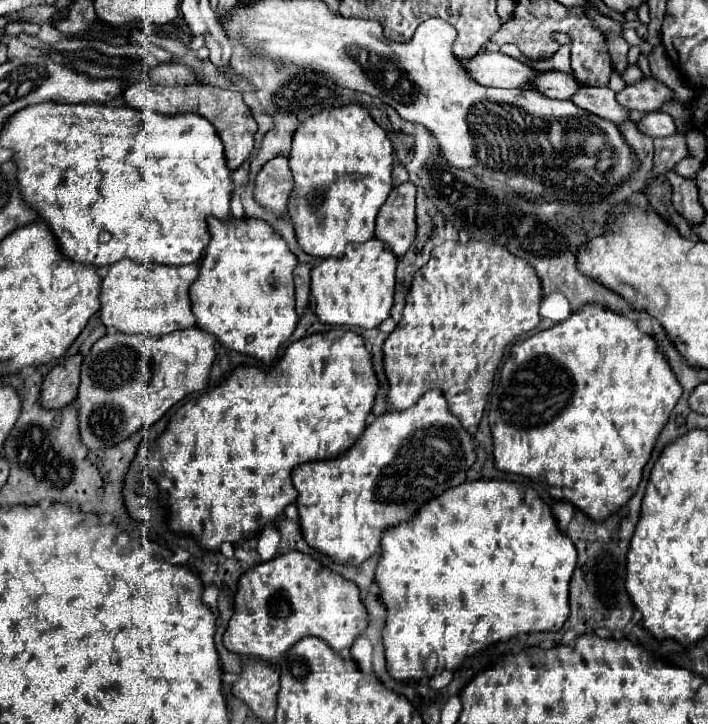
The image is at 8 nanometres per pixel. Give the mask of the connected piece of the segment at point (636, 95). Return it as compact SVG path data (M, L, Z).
M650 77L650 79L640 79L634 85L626 85L620 93L616 93L616 99L626 109L650 113L650 111L660 111L662 105L672 101L672 93L666 85Z

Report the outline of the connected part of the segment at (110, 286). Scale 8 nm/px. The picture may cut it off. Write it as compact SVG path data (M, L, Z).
M122 259L108 267L108 273L100 285L100 321L106 329L118 333L144 333L160 337L178 329L196 325L190 309L188 289L198 277L198 265L140 265L130 259Z

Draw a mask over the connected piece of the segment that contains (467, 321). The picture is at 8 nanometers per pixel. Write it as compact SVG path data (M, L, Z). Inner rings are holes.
M448 241L436 247L430 261L414 275L402 319L382 345L384 371L388 379L386 401L390 409L406 409L428 389L440 389L450 405L450 413L460 419L462 427L478 427L494 375L504 357L504 349L516 337L532 331L540 323L540 299L542 285L536 271L524 259L512 255L506 247L482 241Z

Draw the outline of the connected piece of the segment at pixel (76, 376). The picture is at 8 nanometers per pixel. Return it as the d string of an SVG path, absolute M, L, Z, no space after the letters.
M74 355L56 365L44 379L40 389L40 405L46 409L62 409L76 399L80 385L80 363L82 357Z

